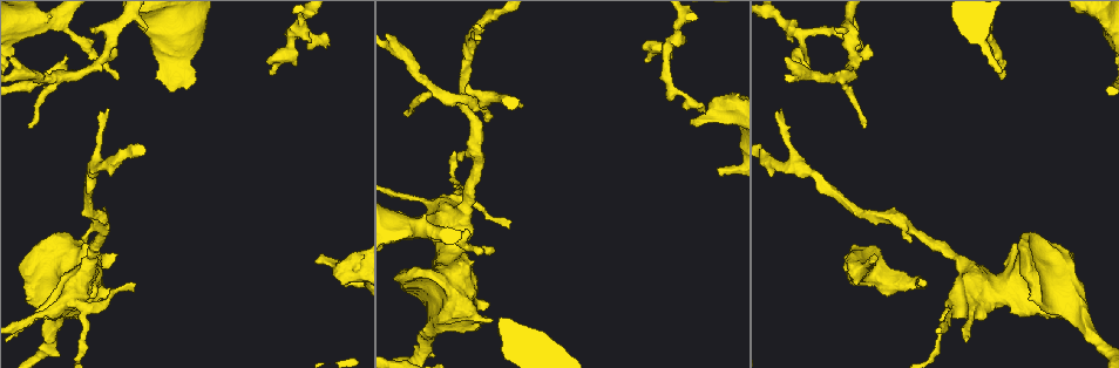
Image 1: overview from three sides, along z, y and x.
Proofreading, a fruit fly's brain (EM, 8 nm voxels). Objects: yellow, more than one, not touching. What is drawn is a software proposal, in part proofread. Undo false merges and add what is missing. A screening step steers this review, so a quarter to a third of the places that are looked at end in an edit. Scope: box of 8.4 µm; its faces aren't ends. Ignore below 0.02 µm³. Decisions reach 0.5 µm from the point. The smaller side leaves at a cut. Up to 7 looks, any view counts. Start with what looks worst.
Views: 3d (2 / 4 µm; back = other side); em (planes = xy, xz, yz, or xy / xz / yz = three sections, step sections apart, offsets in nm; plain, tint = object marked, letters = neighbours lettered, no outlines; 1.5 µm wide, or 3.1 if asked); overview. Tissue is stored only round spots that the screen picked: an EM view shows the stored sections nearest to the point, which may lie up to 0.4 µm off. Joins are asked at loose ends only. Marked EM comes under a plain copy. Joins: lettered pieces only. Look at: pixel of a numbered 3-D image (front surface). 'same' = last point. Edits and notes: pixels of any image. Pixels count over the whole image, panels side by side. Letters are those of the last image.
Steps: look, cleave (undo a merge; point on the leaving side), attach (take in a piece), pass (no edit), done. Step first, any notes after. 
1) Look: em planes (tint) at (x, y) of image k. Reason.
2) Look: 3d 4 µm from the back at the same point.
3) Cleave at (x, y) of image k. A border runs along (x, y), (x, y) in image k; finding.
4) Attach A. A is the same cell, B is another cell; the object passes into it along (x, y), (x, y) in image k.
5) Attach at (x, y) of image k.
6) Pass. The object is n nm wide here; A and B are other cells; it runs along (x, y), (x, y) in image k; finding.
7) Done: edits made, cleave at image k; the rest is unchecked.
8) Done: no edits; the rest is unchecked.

Look: em yz step 8 (letters) at (721, 173) of image 1. Branch stops here.

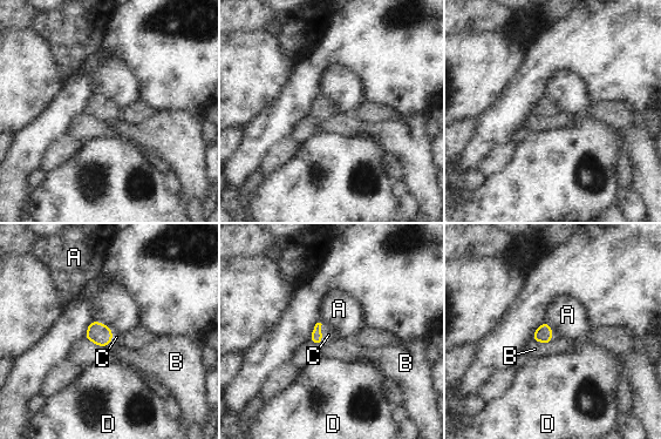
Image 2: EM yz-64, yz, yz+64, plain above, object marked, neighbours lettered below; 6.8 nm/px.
Look: em planes (letters) at the same point.

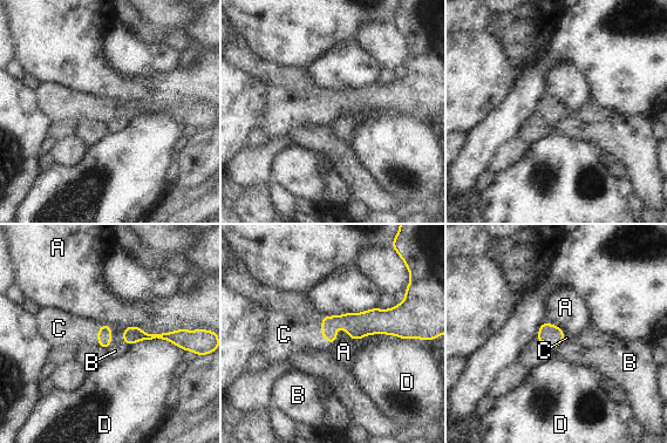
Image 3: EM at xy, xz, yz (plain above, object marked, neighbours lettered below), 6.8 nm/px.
Attach C. The longest contact is with A, 460 nm; C is the same cell, A, B and D are other cells; it goes on there.

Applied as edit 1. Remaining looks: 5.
Look: overview.

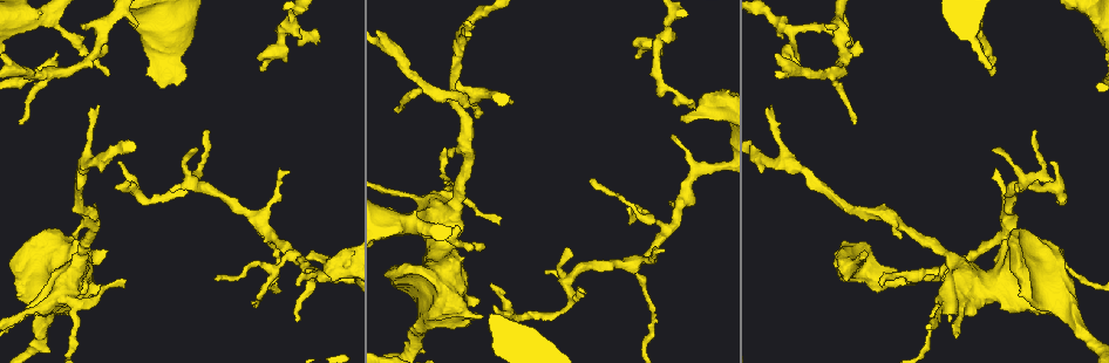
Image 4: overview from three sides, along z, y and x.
Look: em planes (letters) at (395, 111) of image 4. Thin end.

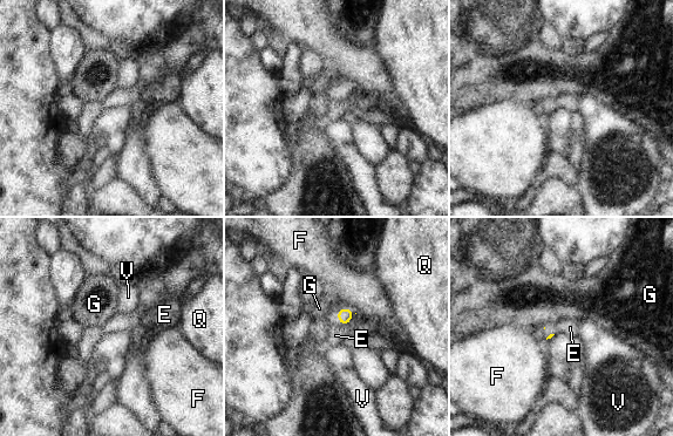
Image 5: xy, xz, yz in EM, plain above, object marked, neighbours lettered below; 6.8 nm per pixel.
Pass. E, F, G, Q and V are other cells; no lettered piece goes on from it.

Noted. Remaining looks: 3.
Look: 3d 2 µm at (480, 315) of image 4. Free end.

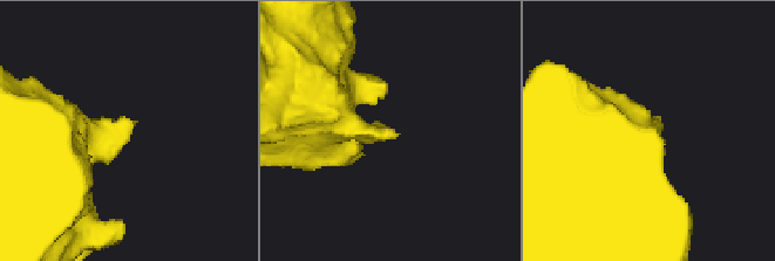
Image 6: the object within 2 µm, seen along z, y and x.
Look: em planes (letters) at (134, 123) of image 6. Need the tissue.

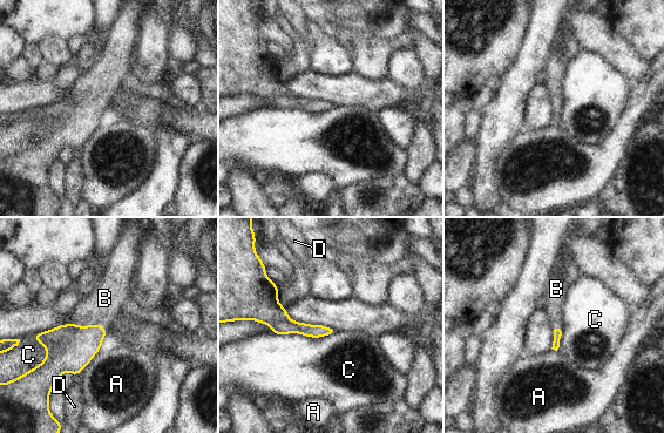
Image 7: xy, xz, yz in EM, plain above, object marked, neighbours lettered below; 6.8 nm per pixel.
Attach B. B is the same cell, A, C and D are other cells; the object passes into it along (70, 347), (94, 324), (104, 298) in image 7; it goes on there.

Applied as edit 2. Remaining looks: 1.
Done: edits made, attach at image 3, attach at image 7; the rest is unchecked.

